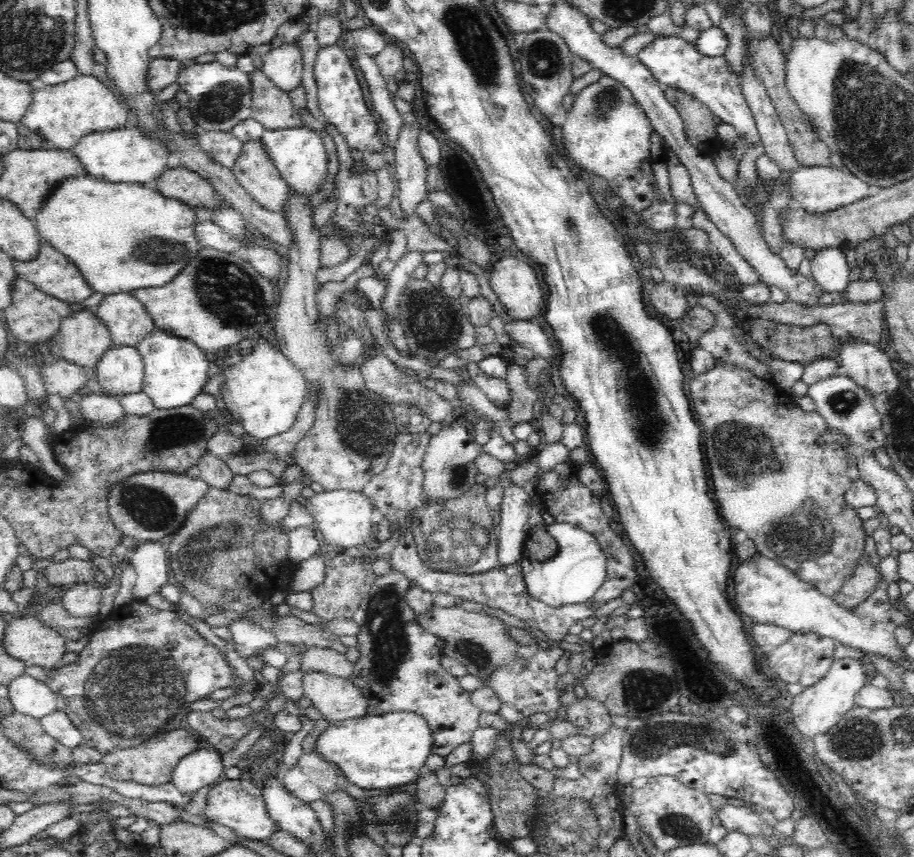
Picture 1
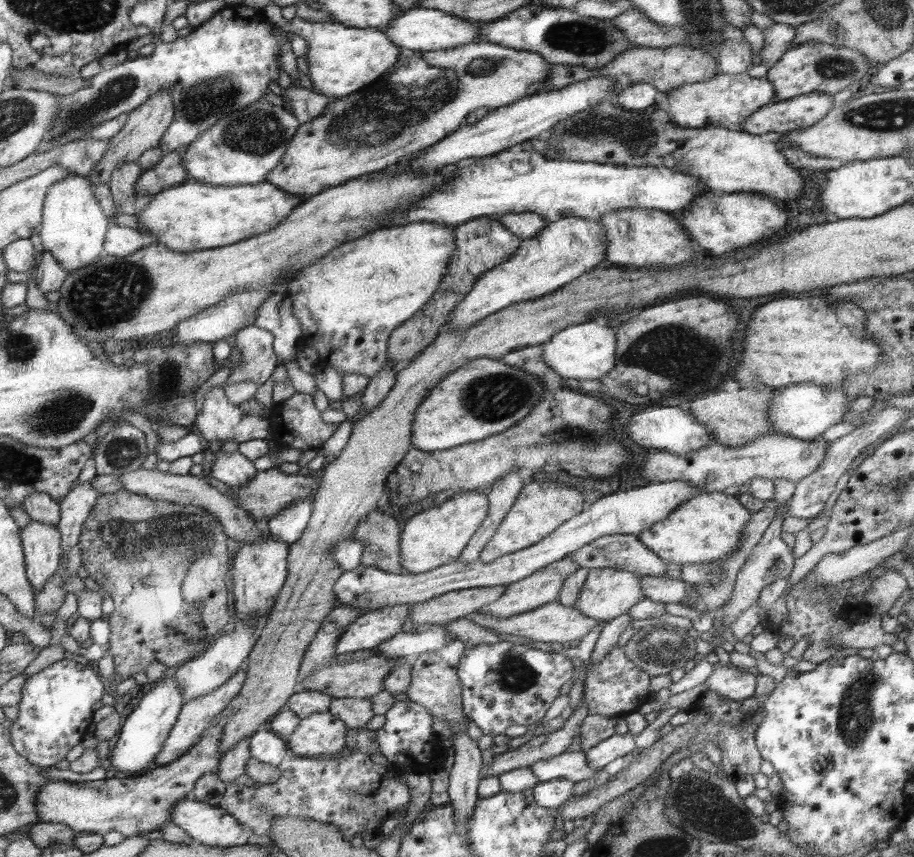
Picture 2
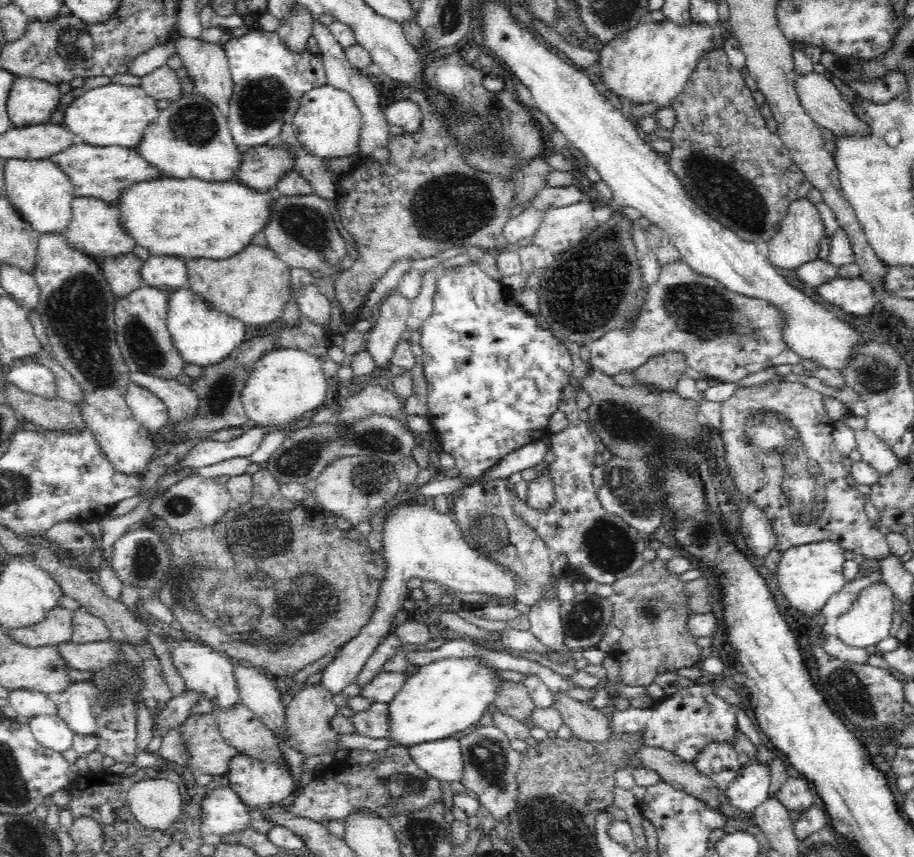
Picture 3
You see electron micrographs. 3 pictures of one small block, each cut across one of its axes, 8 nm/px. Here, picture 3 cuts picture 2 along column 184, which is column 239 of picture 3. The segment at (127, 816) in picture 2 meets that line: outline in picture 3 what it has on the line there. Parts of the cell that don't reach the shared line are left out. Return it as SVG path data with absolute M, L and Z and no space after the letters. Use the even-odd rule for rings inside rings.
M238 754L230 762L227 777L229 779L229 786L242 799L250 814L257 817L259 817L260 813L269 811L272 806L290 796L295 790L294 778L290 774L288 764L272 765L272 763L252 761L251 758Z

